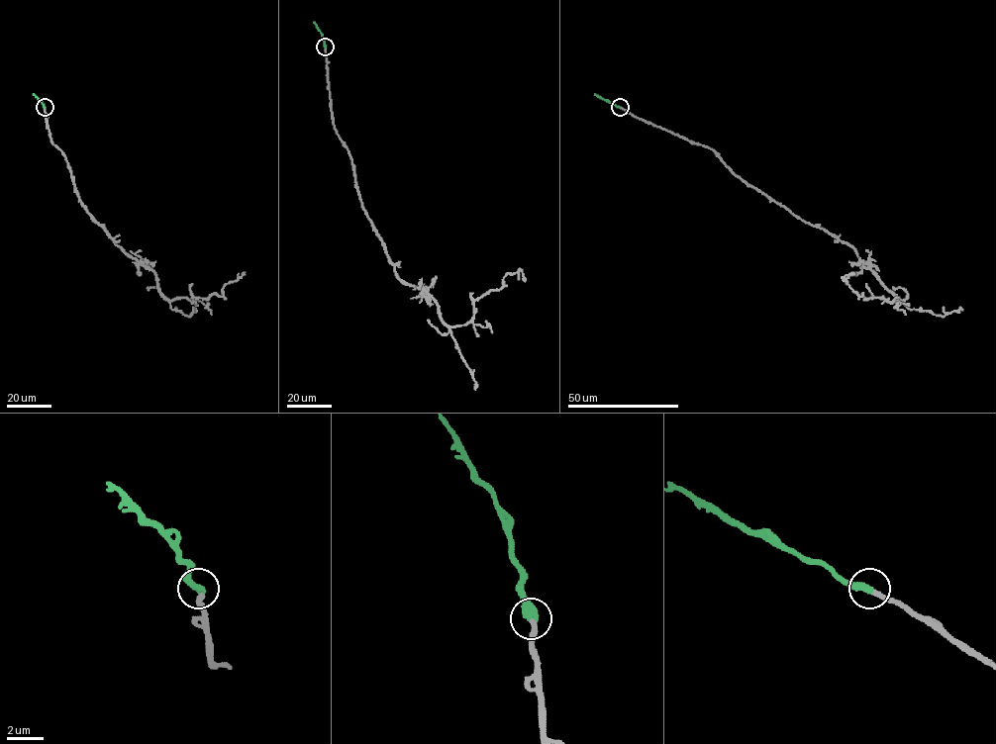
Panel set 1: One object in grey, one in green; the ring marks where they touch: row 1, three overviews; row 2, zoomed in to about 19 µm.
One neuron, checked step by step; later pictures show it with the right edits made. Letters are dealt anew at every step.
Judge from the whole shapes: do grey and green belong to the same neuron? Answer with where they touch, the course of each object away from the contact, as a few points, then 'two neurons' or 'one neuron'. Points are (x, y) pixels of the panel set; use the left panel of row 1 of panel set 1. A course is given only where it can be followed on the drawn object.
place (45, 107); course grey (45, 107), (49, 137), (65, 155), (81, 203), (115, 242), (154, 272), (168, 301), (221, 296), (244, 275); course green (45, 107), (33, 94); one neuron

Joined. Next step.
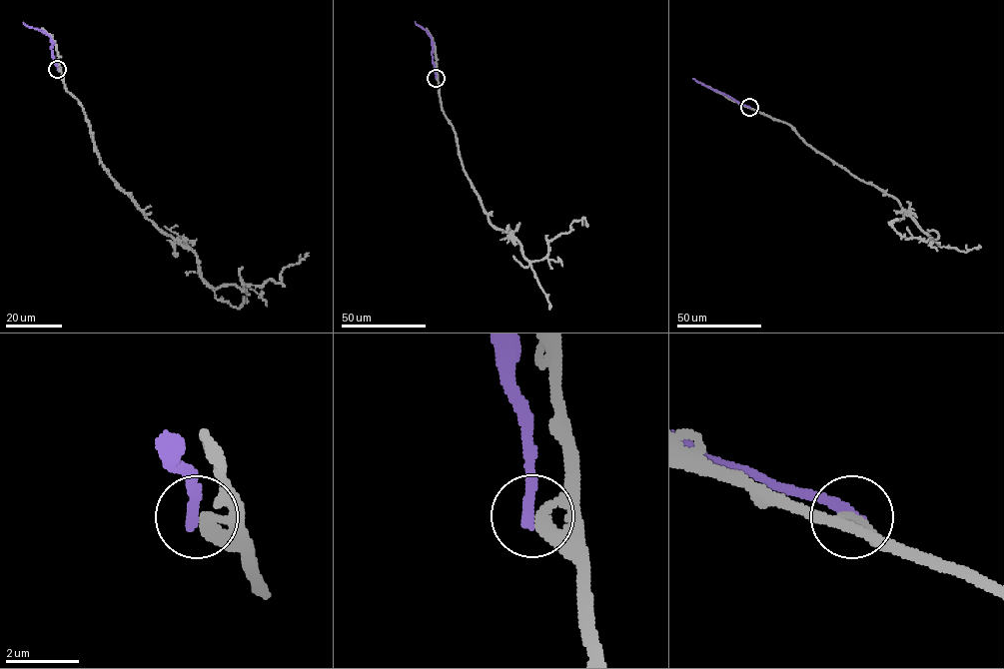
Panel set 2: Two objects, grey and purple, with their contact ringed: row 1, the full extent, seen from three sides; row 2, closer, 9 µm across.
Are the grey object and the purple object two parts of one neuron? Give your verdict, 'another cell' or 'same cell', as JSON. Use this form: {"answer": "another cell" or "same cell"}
{"answer": "another cell"}

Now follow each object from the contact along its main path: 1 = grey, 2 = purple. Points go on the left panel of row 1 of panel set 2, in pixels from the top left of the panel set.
1: (58, 69), (83, 106), (109, 176), (145, 216), (195, 253), (213, 289), (280, 282), (281, 272), (308, 256)
2: (57, 69), (50, 49), (50, 37), (23, 22)

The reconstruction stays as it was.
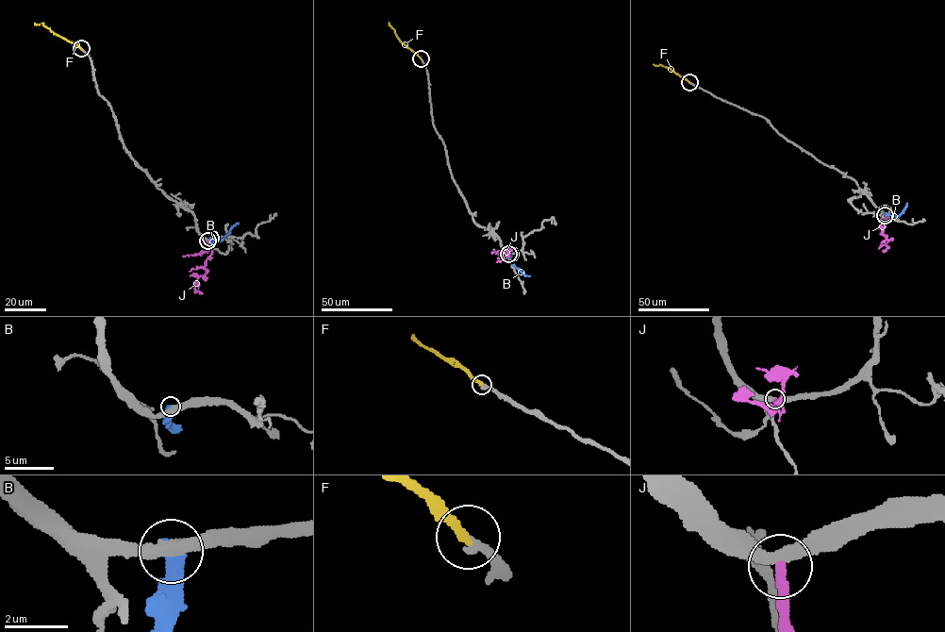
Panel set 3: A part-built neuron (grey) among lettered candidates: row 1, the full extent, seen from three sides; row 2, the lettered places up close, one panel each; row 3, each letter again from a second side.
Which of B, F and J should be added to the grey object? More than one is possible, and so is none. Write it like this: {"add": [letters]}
{"add": ["F"]}

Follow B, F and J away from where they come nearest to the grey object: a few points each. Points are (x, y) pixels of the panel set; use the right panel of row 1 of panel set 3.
B: (885, 213), (898, 217), (907, 203)
F: (689, 82), (671, 69), (653, 64)
J: (885, 215), (881, 222), (882, 233), (888, 241), (885, 252)

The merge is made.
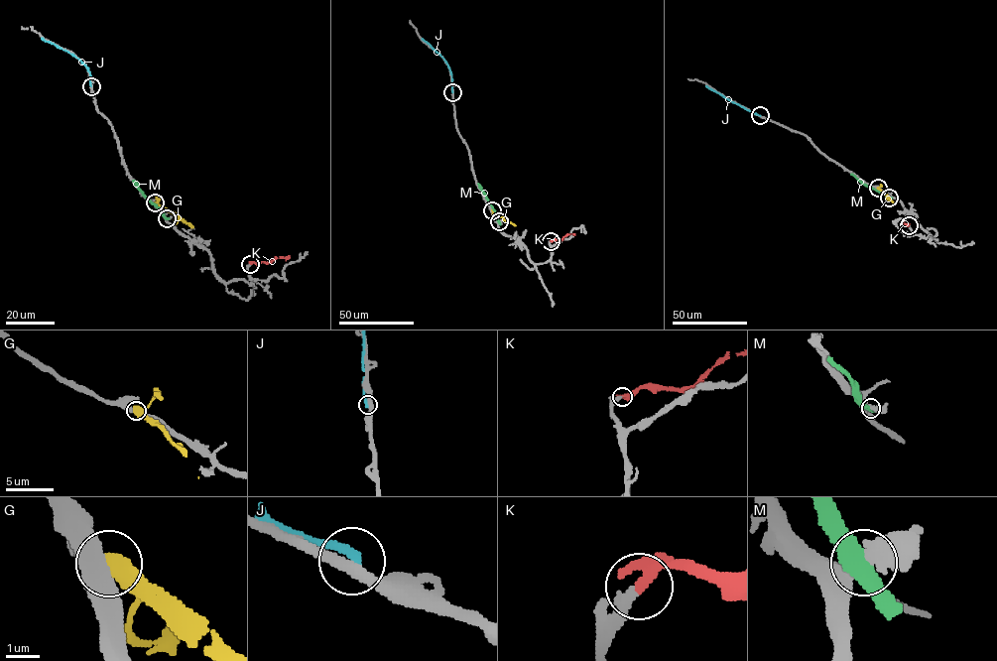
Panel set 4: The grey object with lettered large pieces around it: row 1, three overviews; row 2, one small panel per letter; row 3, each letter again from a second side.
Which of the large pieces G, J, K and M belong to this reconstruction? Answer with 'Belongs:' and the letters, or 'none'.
Belongs: K

